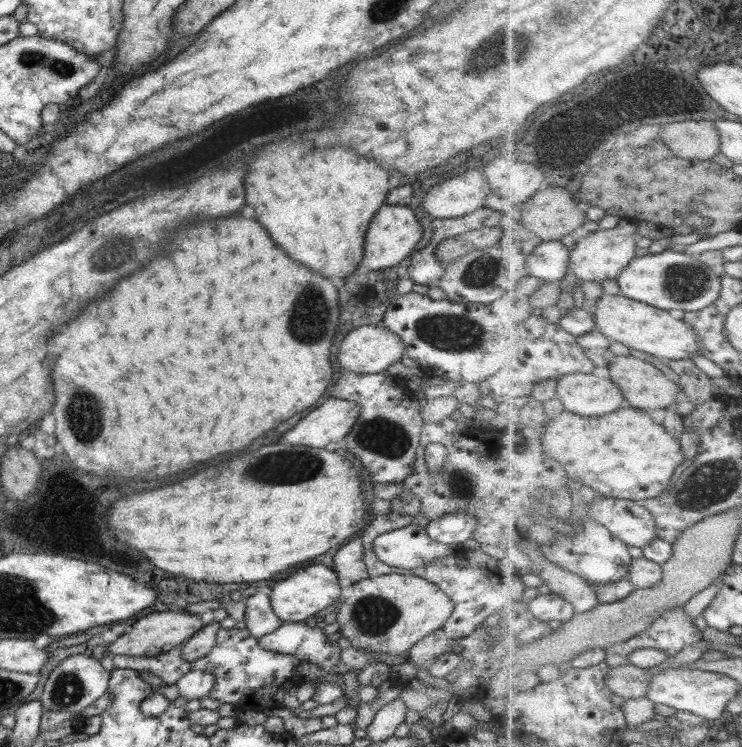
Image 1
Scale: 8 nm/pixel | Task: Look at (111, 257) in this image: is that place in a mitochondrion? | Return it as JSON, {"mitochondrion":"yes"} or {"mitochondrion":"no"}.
{"mitochondrion":"yes"}

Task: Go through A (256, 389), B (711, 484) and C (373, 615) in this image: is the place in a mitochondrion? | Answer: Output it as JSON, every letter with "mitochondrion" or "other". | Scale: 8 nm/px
{"A":"other","B":"mitochondrion","C":"mitochondrion"}

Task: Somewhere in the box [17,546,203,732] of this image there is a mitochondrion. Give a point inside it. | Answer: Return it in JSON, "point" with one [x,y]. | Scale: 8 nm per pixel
{"point":[68,689]}

